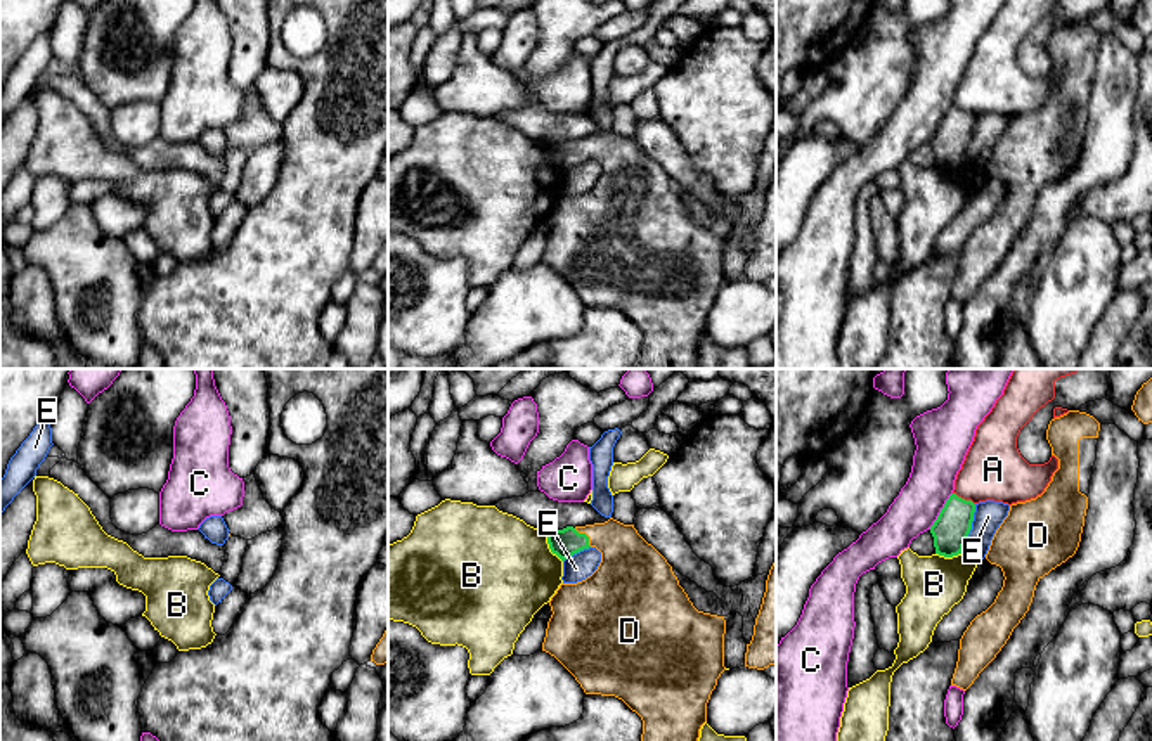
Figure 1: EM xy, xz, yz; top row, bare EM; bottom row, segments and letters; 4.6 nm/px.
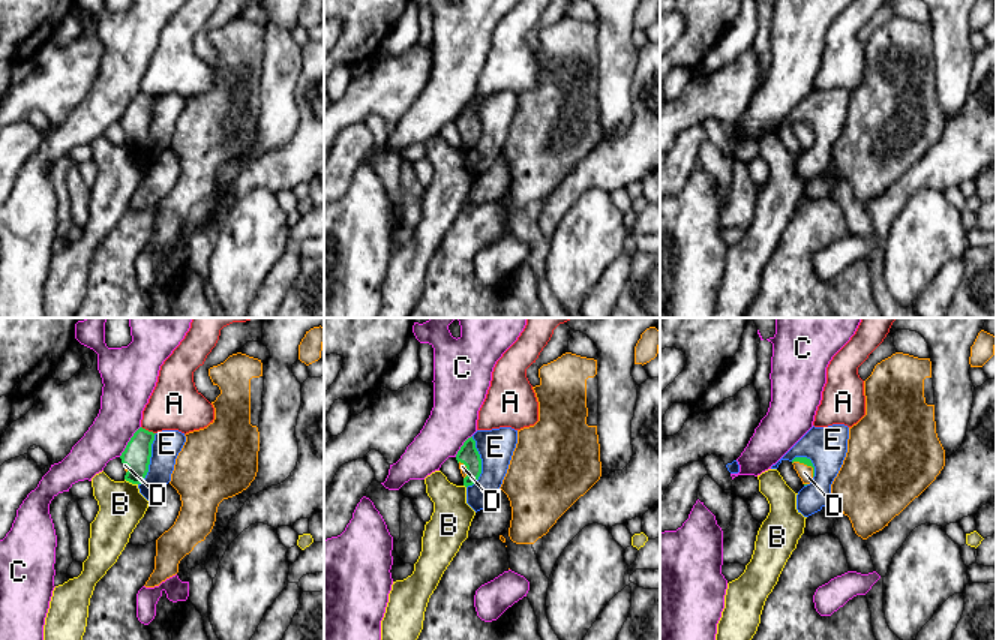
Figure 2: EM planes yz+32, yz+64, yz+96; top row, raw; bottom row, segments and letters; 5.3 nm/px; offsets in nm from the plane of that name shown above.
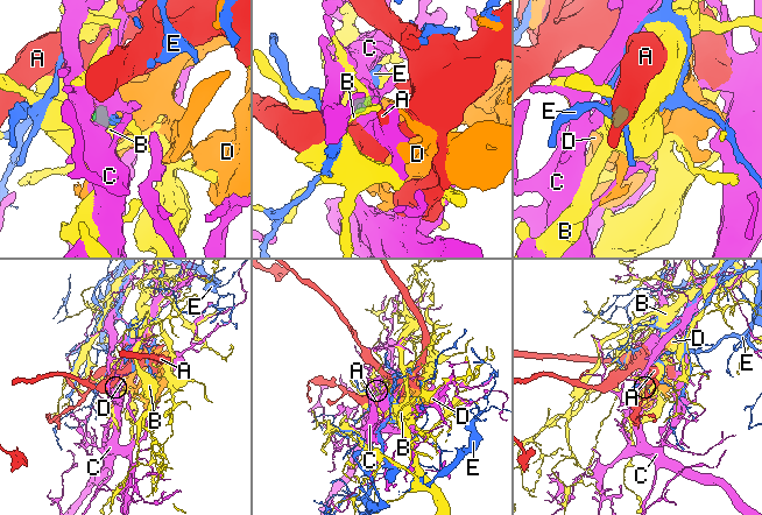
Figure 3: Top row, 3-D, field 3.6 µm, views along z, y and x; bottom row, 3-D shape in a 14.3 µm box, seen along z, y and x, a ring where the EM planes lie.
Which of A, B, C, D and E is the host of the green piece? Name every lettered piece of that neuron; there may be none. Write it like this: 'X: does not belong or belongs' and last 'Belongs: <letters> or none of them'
A: does not belong
B: does not belong
C: does not belong
D: belongs
E: does not belong
Belongs: D

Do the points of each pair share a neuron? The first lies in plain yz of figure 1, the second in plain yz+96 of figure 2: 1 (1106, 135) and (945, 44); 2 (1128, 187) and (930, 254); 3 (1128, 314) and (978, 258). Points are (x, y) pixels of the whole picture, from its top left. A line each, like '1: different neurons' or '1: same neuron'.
1: same neuron
2: different neurons
3: different neurons

